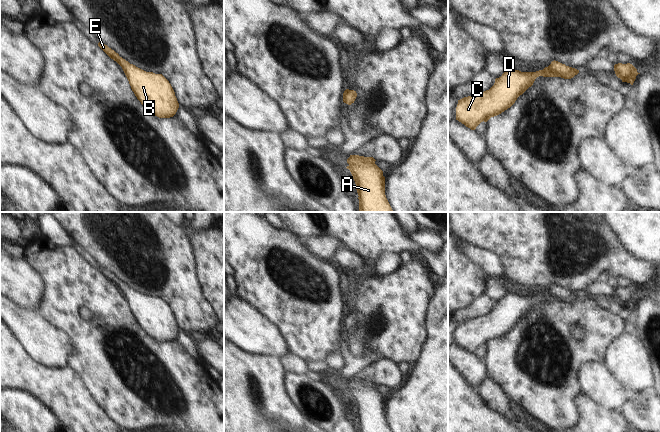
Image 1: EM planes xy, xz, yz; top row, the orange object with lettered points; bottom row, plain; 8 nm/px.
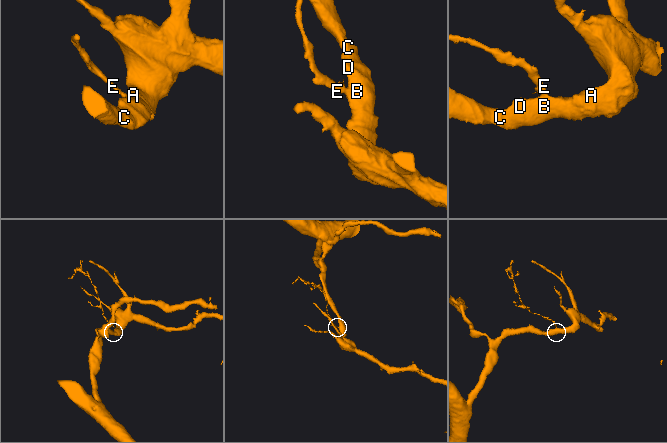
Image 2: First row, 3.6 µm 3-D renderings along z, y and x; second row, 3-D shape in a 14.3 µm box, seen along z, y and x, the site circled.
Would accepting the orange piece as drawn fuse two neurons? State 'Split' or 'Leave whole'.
Leave whole

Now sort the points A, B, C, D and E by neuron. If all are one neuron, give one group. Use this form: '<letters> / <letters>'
A B C D E

